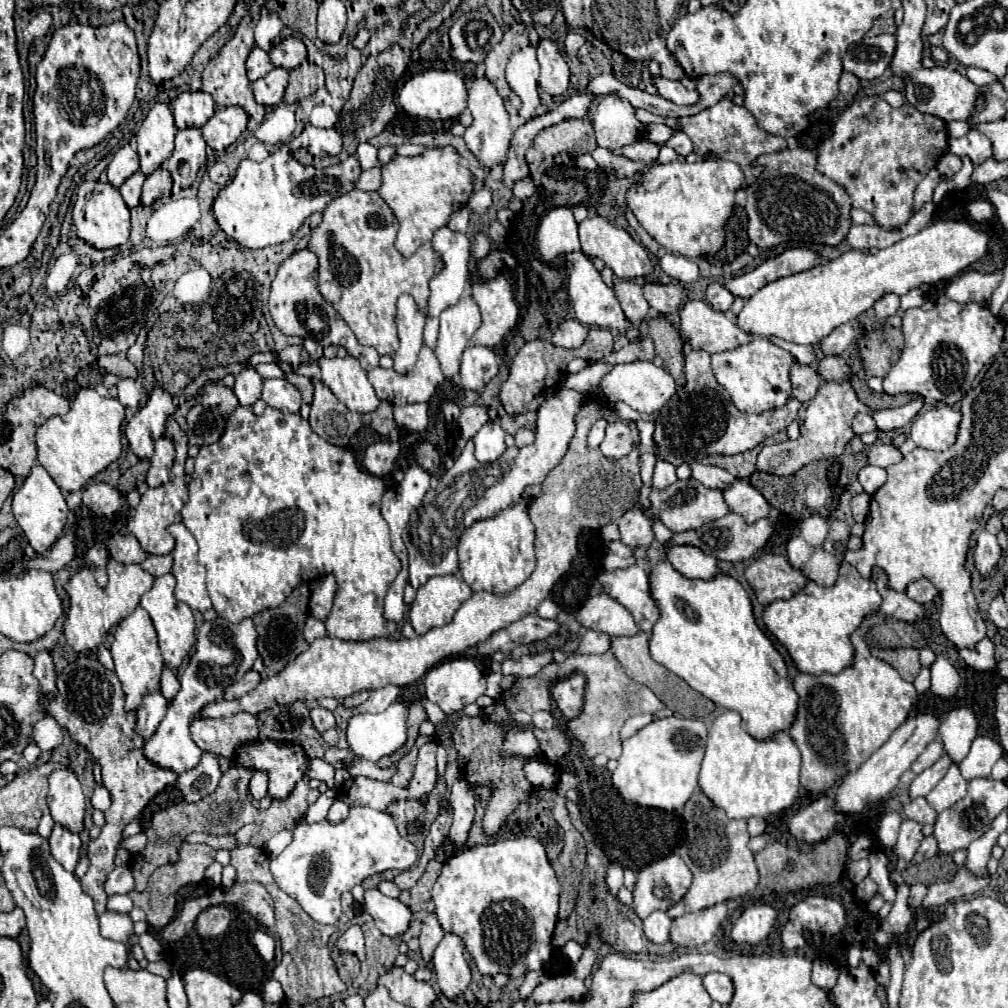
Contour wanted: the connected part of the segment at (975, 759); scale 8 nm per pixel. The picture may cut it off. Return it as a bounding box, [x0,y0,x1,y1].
[960,737,1002,781]

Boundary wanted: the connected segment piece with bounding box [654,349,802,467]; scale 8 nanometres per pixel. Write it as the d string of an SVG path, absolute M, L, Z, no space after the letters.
M686 351L686 385L658 411L656 415L656 459L668 461L674 467L682 463L694 463L696 457L708 455L736 455L754 449L778 431L784 431L794 419L798 419L800 401L790 399L780 411L766 411L764 415L744 415L728 403L728 393L716 383L710 369L710 353Z

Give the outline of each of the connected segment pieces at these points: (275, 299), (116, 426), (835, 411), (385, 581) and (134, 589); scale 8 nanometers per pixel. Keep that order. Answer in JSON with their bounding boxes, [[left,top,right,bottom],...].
[[270,249,378,371],[36,389,124,491],[756,381,874,477],[182,407,402,641],[64,559,156,653]]

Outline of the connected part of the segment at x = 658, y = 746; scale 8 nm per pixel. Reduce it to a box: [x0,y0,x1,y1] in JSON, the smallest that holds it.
[612,717,706,811]

